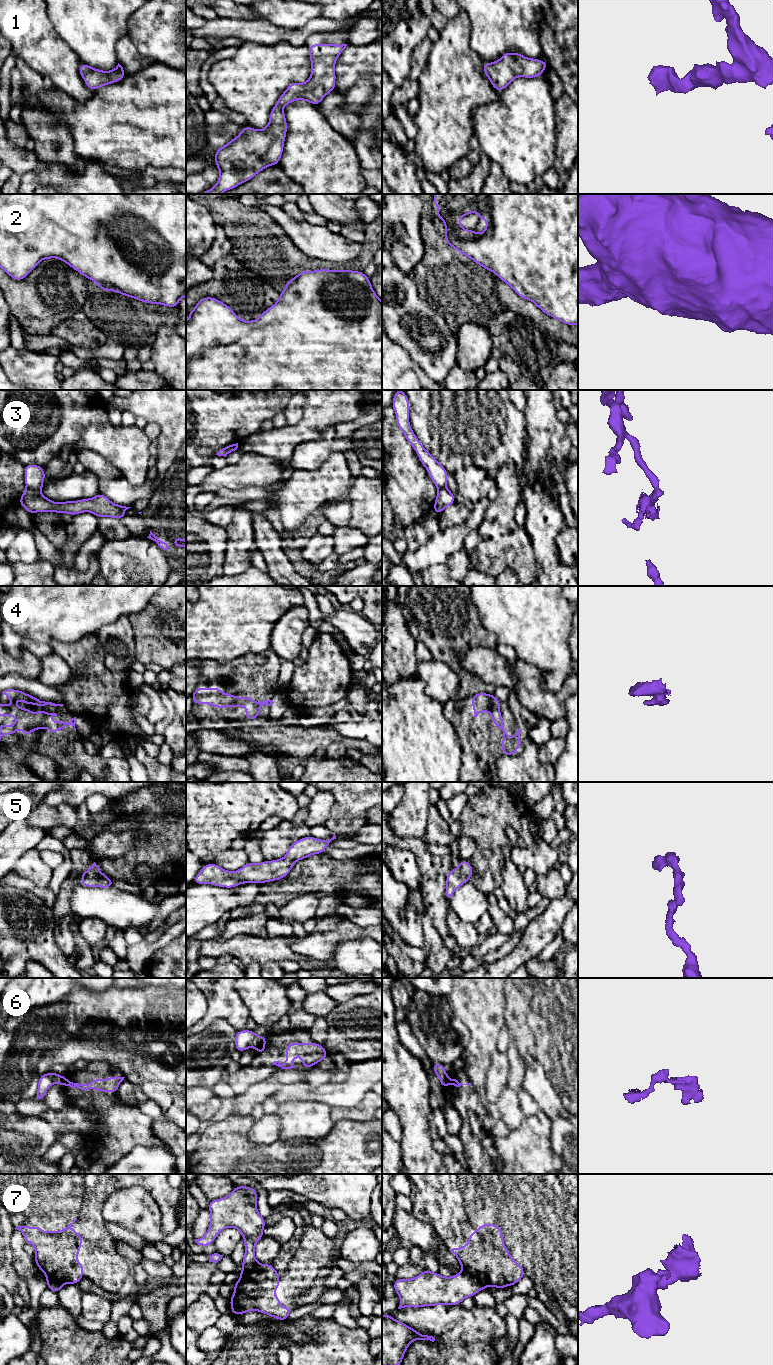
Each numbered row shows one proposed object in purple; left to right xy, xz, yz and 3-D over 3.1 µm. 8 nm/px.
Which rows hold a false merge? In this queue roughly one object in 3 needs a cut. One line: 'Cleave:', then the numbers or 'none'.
Cleave: 3, 6, 7

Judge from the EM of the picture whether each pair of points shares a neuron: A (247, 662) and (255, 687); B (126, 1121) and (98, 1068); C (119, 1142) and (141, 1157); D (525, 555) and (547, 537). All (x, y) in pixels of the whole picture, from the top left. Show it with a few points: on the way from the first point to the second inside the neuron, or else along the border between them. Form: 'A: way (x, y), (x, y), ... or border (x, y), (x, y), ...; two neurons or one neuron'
A: way (248, 668), (252, 681); one neuron
B: way (113, 1108), (98, 1093), (98, 1081); one neuron
C: border (156, 1144), (135, 1146), (133, 1148); two neurons
D: border (523, 527), (531, 541), (538, 572); two neurons

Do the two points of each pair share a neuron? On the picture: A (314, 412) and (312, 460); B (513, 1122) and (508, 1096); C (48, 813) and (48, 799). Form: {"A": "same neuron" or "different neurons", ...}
{"A": "different neurons", "B": "same neuron", "C": "different neurons"}

